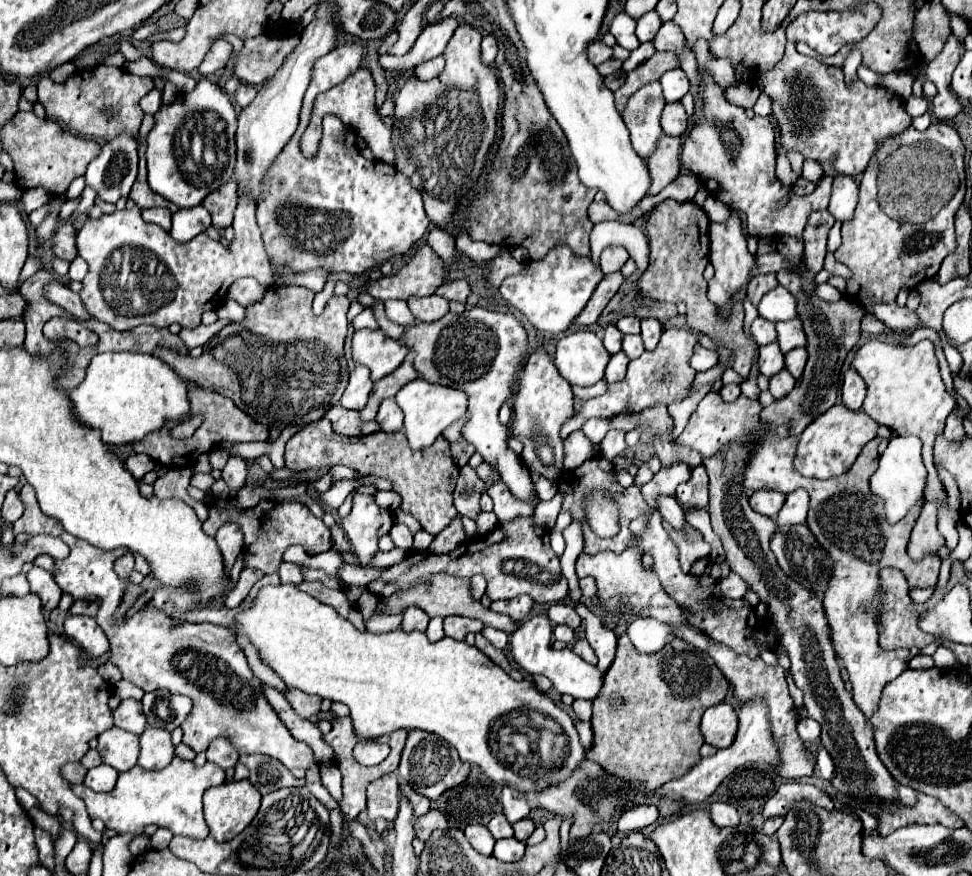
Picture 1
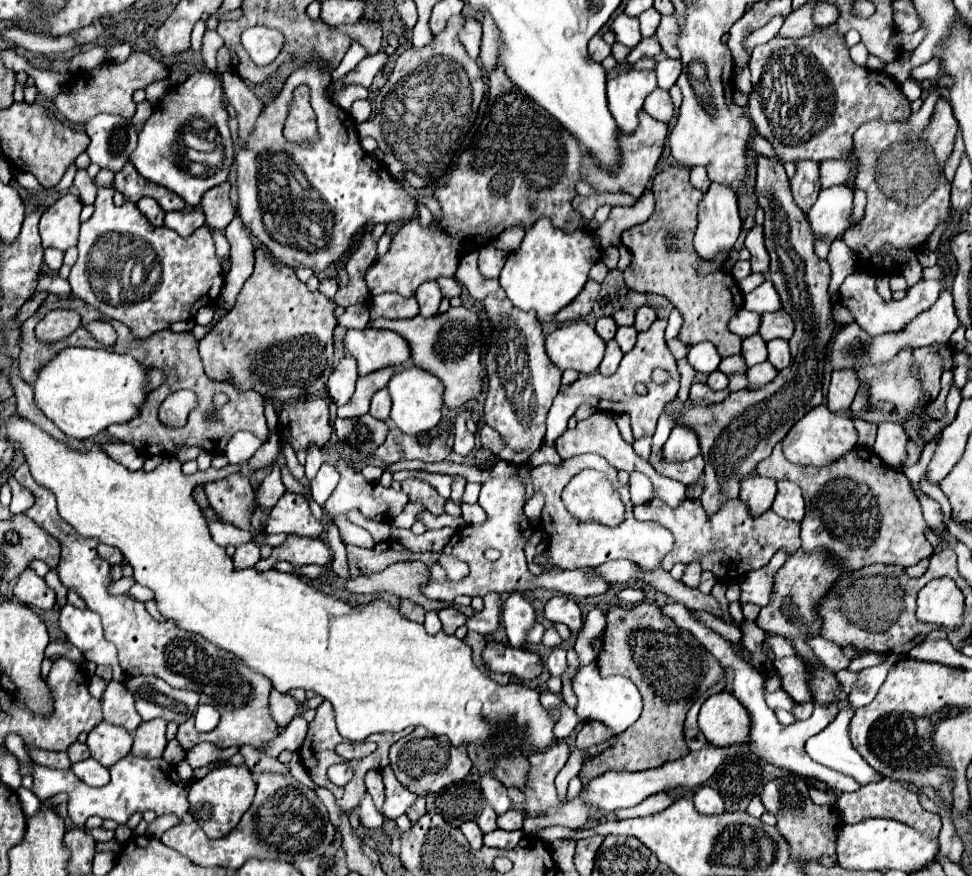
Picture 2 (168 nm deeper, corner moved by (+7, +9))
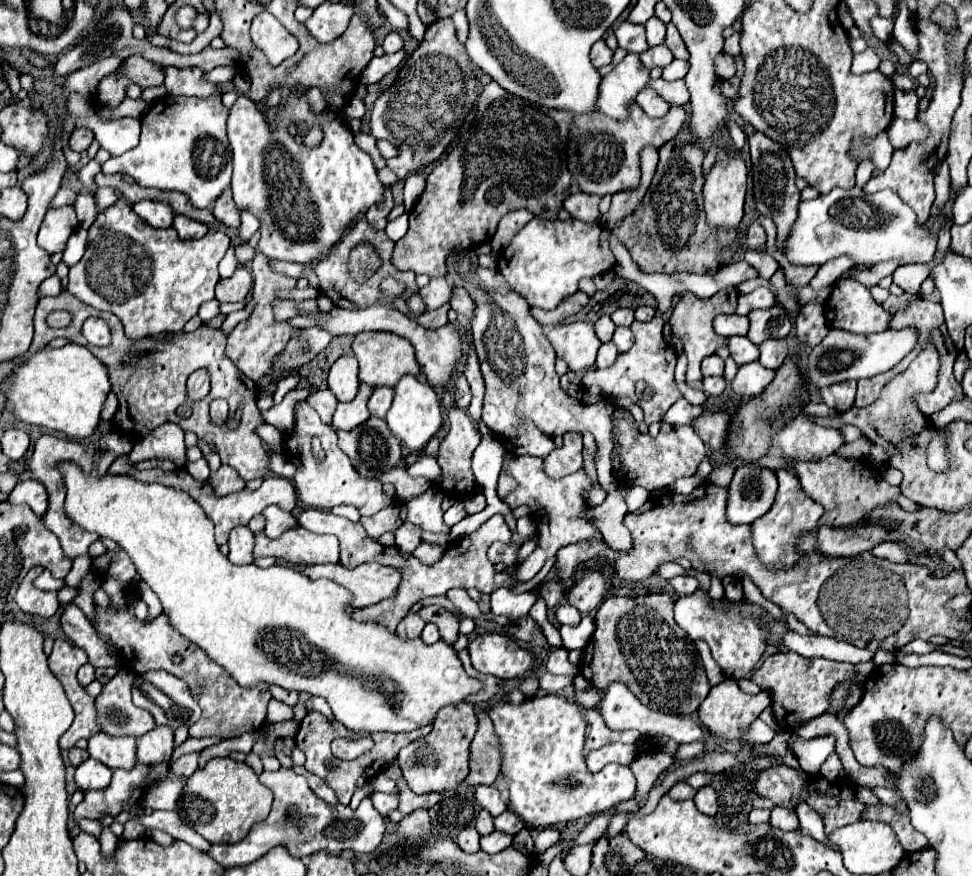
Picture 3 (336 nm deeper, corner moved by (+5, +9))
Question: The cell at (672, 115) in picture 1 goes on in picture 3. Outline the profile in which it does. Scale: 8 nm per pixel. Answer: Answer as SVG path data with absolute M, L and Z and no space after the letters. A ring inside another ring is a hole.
M646 87L642 95L636 97L636 103L650 115L650 117L662 117L668 113L670 103L666 103L652 87Z

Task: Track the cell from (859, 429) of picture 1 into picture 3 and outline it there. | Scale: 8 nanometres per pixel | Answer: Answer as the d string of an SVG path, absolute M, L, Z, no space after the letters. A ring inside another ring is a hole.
M800 413L774 435L772 451L798 461L820 461L834 455L844 445L838 429L816 423L810 415Z

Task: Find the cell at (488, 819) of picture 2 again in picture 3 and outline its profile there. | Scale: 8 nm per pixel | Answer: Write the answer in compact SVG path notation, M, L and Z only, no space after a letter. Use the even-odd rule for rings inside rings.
M484 809L478 813L478 817L476 817L476 829L478 829L478 833L480 835L490 835L490 833L494 833L494 817L490 815L490 813L486 813Z

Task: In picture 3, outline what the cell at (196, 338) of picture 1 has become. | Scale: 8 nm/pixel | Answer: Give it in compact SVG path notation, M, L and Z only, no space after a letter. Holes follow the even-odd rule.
M242 211L242 225L238 229L238 235L240 235L242 243L248 243L248 239L258 231L258 227L260 227L258 219L250 211Z

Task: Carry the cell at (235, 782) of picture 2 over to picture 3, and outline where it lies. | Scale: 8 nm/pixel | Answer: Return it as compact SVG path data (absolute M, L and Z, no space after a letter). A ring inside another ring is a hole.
M230 757L224 759L212 759L204 769L198 769L186 783L186 789L180 799L180 813L184 819L210 843L236 843L238 839L244 839L250 827L266 817L270 813L272 805L272 791L260 783L258 775L254 773L252 767L246 763L232 761Z

